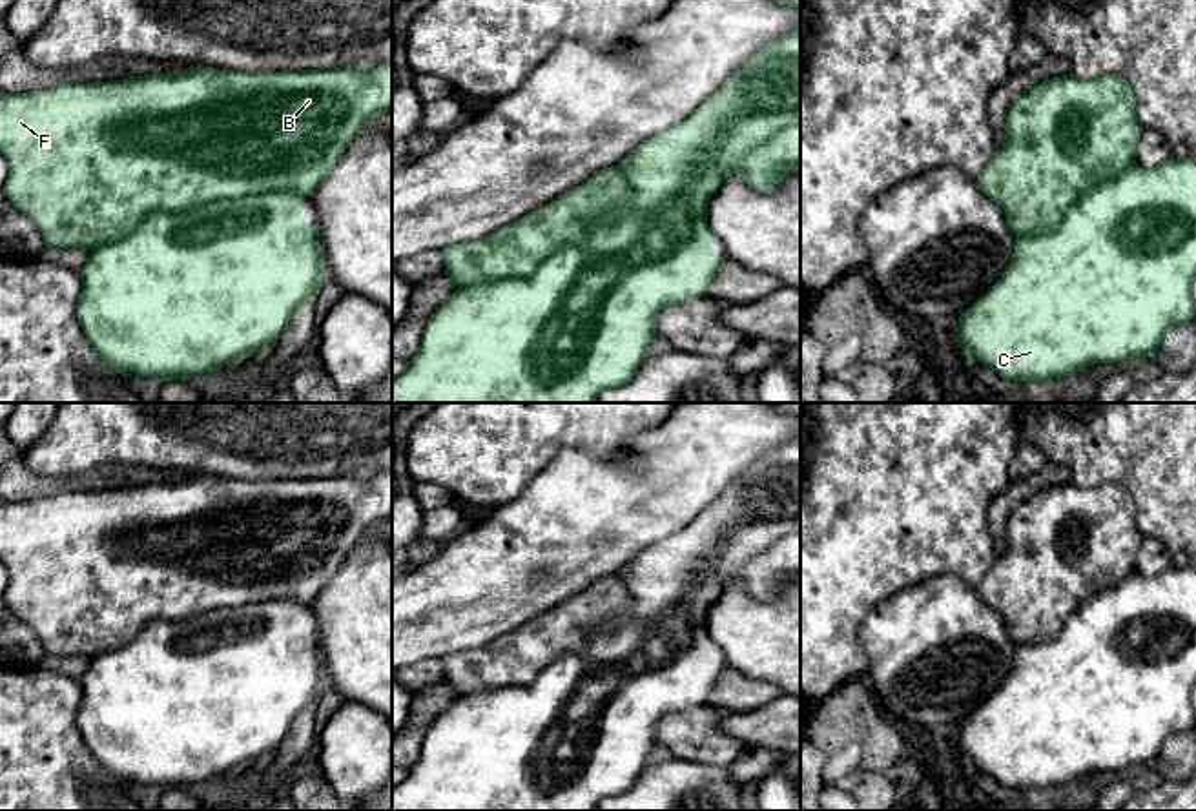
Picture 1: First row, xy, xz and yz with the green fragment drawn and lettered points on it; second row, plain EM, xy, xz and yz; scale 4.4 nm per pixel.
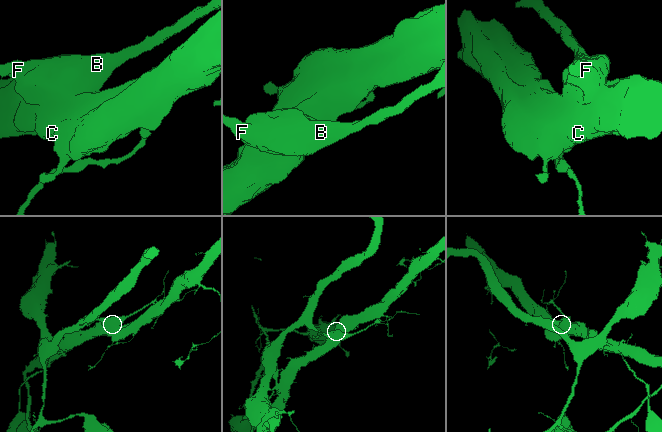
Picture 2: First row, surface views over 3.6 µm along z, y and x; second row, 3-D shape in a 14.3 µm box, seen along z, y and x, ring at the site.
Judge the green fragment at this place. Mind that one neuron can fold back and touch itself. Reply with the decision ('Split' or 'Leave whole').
Split

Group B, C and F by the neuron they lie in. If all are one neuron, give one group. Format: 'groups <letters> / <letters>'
groups B F / C

